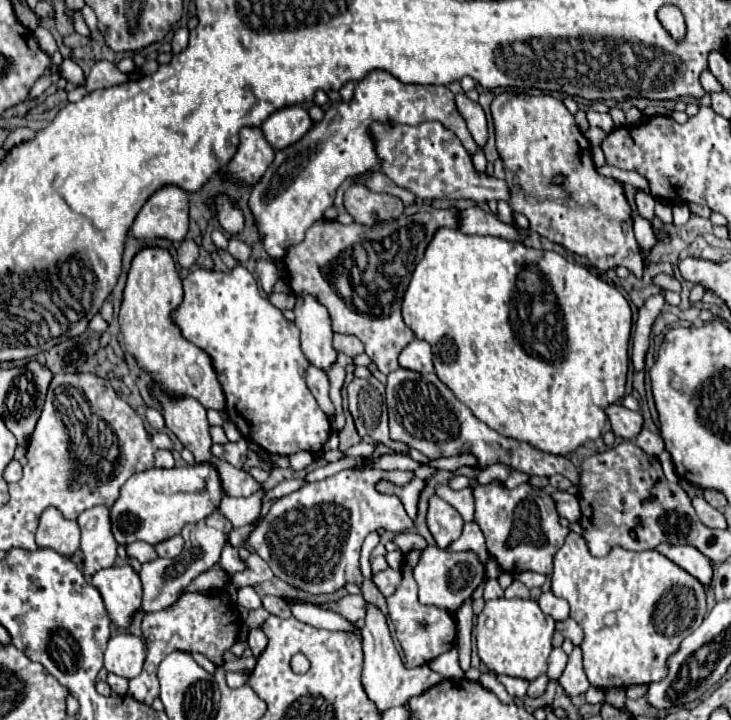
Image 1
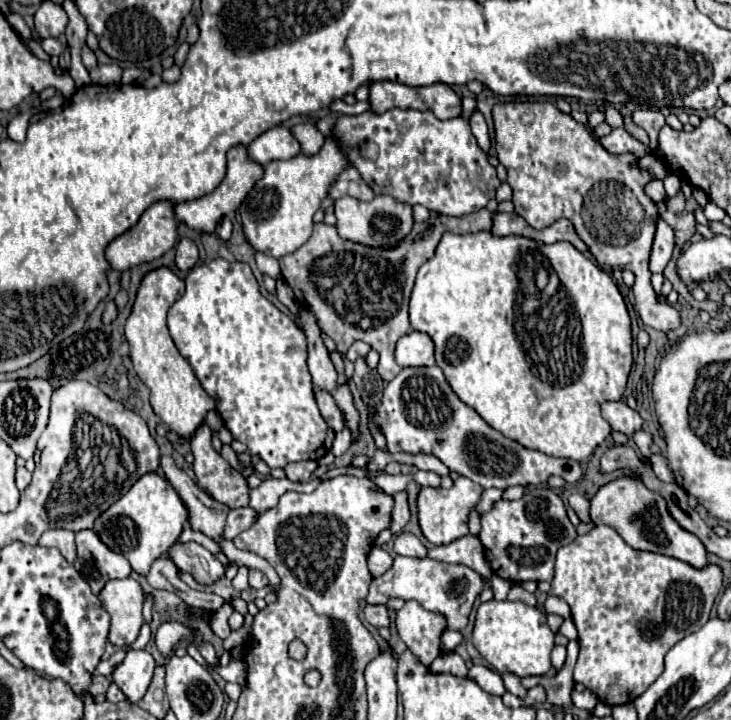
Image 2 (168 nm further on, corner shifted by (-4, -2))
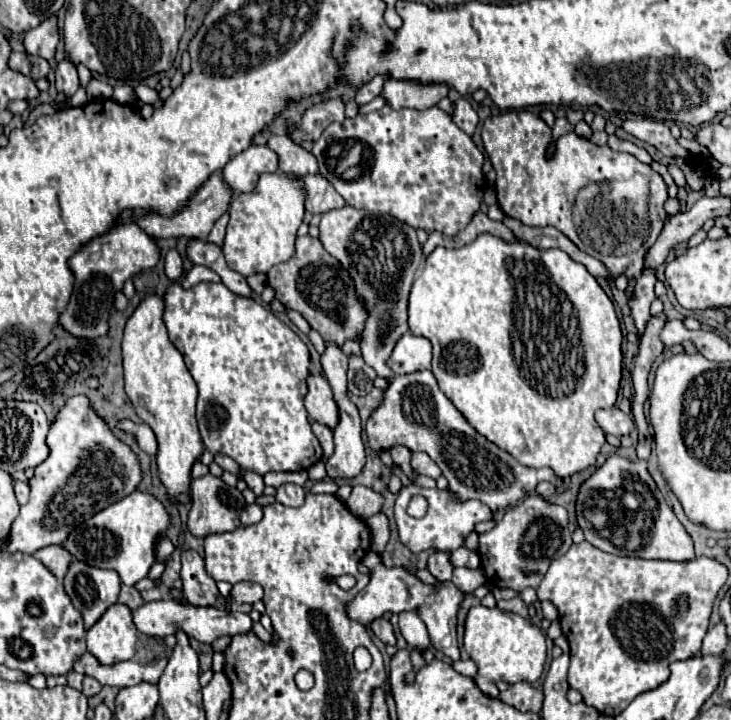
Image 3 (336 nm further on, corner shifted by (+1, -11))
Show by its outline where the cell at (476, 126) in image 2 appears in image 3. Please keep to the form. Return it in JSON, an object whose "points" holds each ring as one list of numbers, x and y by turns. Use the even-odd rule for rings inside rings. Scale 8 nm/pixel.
{"points":[[459,99,455,101,455,113,453,113,453,121,457,127,461,127,467,135,473,135,475,127,477,127,477,113,473,111,473,107,469,105,469,101]]}

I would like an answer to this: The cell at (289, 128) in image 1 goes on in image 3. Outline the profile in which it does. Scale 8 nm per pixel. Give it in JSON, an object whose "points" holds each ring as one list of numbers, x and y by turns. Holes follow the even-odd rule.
{"points":[[251,145,223,167,223,179,235,193,247,193,255,189,261,173,275,173,277,169,279,155,273,149,267,145]]}

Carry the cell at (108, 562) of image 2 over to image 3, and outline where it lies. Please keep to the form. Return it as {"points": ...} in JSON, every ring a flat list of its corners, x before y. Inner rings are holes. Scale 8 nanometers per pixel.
{"points":[[71,561,63,585,89,629,107,611,107,607,117,601,121,579,115,571,91,567,83,561]]}

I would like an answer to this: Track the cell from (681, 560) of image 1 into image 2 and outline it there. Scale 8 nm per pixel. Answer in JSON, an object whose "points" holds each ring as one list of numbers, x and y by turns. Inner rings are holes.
{"points":[[620,476,608,484,604,484,590,500,590,516,594,524,606,524,614,528,622,540,636,550,650,550,664,556,672,556,684,560,696,568,706,566,706,550,704,544,688,530,684,530,668,512,666,500,648,490,642,480,632,476]]}

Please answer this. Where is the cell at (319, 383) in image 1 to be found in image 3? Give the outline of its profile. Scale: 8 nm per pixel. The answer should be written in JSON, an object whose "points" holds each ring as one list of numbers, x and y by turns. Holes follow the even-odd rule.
{"points":[[315,421,311,423,311,427,313,427,313,433,315,433,315,437,319,439,323,451,325,451,325,457,323,457,323,459,329,459,331,453,333,453,333,431,331,431,327,425,315,423]]}

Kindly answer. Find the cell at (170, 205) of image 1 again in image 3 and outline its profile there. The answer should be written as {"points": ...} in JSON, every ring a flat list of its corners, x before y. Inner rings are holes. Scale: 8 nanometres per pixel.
{"points":[[121,223,109,233,91,239,69,259,69,265,75,275,75,289,71,301,61,313,59,323,71,331,75,337,99,337,107,333,107,319,113,309,113,297,123,289,123,283,143,269,155,267,159,261,159,247,151,235,139,231,135,223]]}

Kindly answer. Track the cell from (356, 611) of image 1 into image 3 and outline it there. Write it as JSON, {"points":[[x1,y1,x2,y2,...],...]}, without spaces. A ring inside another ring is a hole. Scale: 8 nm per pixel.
{"points":[[379,617,375,619,375,623,371,623,371,631,383,641,383,643,389,643,389,645,395,645,395,635,393,635,393,627,387,619]]}

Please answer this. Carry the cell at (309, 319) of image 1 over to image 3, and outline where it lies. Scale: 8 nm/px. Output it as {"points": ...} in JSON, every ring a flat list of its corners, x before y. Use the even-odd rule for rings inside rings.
{"points":[[309,373,307,377,307,395,305,395,305,407,311,419,335,427,337,425,337,405,331,395,331,387,327,379,321,373]]}

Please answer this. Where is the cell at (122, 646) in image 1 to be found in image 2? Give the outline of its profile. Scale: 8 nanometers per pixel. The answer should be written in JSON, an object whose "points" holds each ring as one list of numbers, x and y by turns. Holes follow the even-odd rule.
{"points":[[128,650,128,656,112,674,114,684,124,692,128,702,138,702,154,676,156,662,146,650]]}

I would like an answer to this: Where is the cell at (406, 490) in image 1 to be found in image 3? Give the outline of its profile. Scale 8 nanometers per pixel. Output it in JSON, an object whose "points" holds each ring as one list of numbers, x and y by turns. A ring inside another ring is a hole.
{"points":[[377,513,367,519,367,525,371,529,371,549,381,553,389,541,389,517,385,513]]}

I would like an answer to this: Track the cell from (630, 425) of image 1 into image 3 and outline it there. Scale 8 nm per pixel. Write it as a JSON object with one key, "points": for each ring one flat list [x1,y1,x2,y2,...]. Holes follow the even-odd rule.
{"points":[[613,407,613,409,599,409,595,413,595,421,599,423,599,427,605,433,611,433,615,437,623,437,629,435,635,429,635,423,629,415,625,415,621,409]]}

